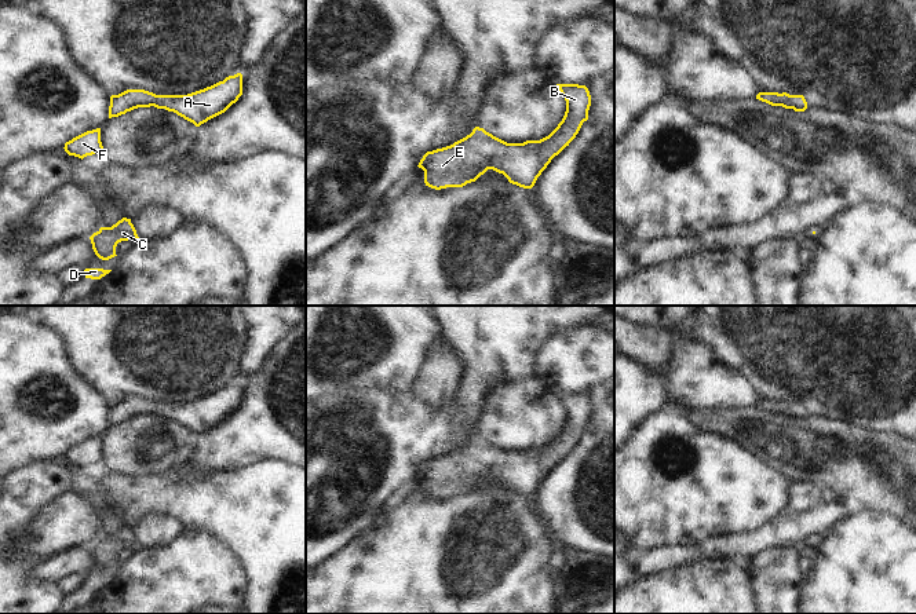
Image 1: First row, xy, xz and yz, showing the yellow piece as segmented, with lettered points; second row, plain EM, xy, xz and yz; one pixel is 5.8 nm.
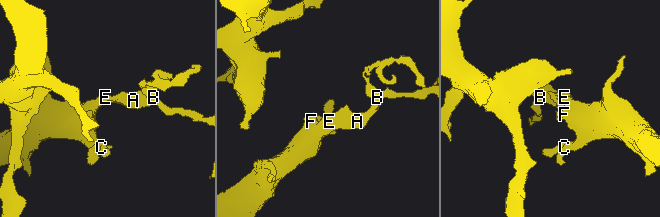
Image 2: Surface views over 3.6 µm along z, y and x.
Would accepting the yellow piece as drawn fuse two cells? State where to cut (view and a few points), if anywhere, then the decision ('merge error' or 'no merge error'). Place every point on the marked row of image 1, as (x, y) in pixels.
no cut | no merge error

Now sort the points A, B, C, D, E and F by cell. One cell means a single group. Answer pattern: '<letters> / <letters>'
A B C D E F

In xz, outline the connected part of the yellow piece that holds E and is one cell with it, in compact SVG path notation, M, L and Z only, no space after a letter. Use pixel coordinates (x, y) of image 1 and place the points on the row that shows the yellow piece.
M556 84L566 100L566 112L558 127L540 140L507 143L483 128L450 146L427 151L419 162L426 186L441 190L463 187L488 169L503 173L510 183L532 189L551 160L576 138L588 120L591 95L585 85Z

